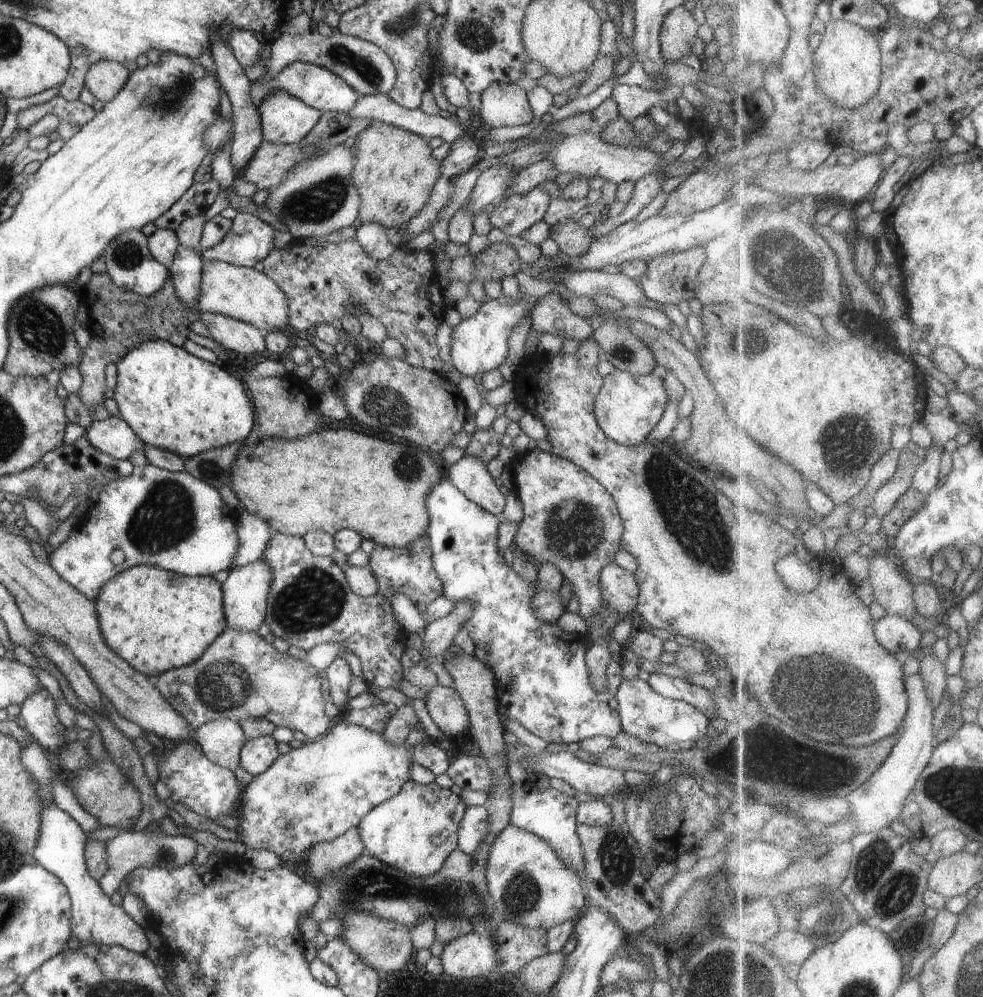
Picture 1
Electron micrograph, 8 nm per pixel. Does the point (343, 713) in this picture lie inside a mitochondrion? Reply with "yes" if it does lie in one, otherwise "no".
no

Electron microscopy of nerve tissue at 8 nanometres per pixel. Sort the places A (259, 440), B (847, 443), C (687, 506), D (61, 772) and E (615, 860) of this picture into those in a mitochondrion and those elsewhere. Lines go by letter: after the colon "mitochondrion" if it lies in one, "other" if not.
A: other
B: mitochondrion
C: mitochondrion
D: other
E: mitochondrion

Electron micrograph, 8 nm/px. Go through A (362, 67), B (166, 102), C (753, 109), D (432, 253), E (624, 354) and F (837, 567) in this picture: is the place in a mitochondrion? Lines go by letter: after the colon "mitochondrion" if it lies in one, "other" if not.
A: mitochondrion
B: mitochondrion
C: other
D: other
E: mitochondrion
F: other

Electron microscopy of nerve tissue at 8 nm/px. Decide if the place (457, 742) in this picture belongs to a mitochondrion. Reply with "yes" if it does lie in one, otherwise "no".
no

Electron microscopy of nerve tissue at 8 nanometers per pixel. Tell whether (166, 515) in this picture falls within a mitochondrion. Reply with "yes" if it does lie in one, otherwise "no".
yes

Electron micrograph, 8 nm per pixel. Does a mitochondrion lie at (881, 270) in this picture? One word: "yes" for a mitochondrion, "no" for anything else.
no

